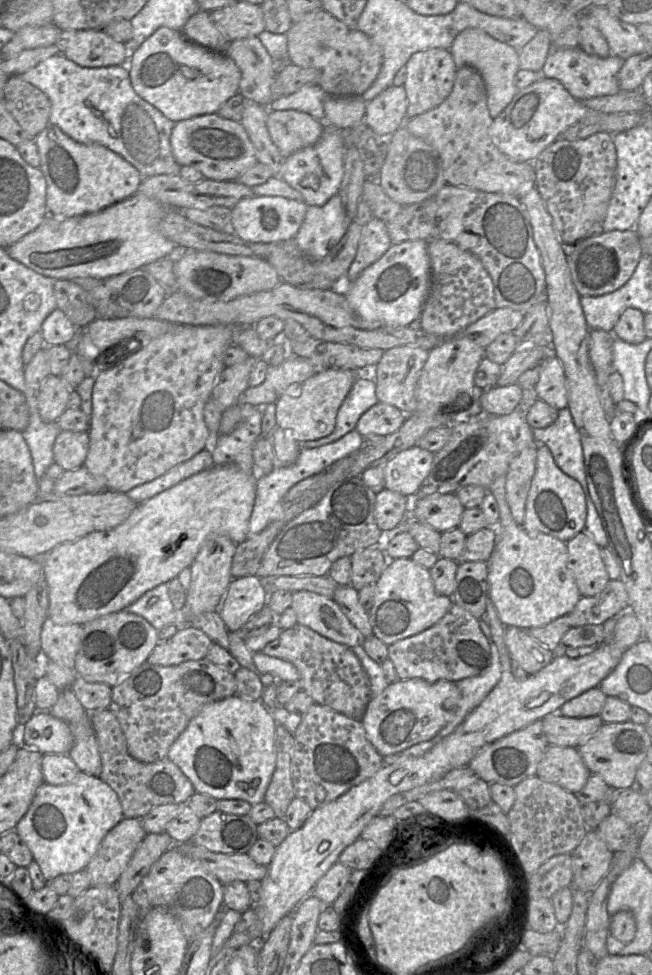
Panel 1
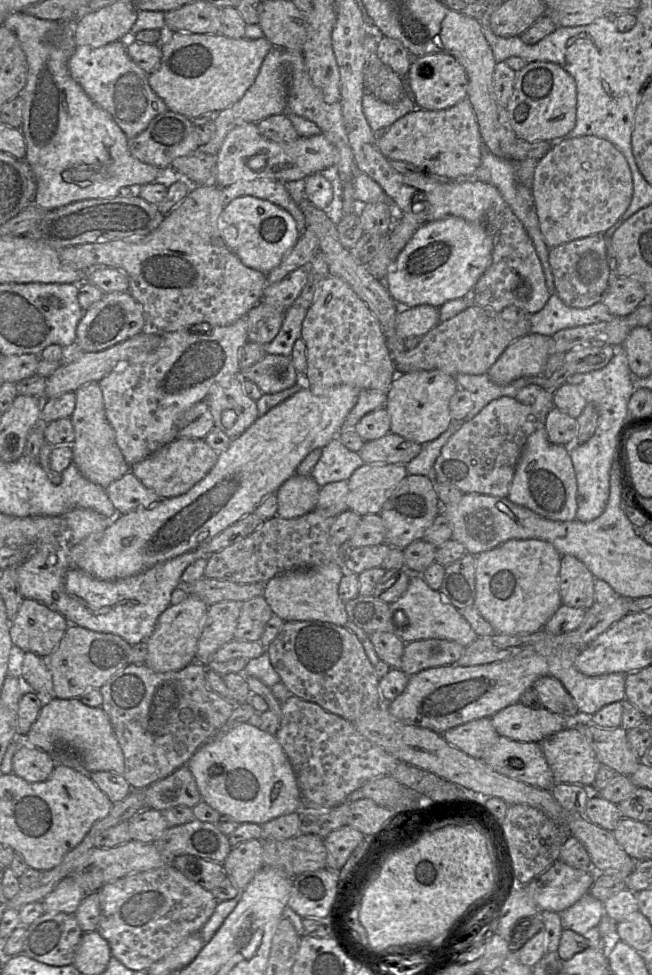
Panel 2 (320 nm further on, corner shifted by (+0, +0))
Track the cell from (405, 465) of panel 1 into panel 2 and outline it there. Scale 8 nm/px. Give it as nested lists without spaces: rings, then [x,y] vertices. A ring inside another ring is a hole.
[[[364,464],[348,479],[348,510],[360,516],[379,514],[385,502],[407,475],[406,464]]]

